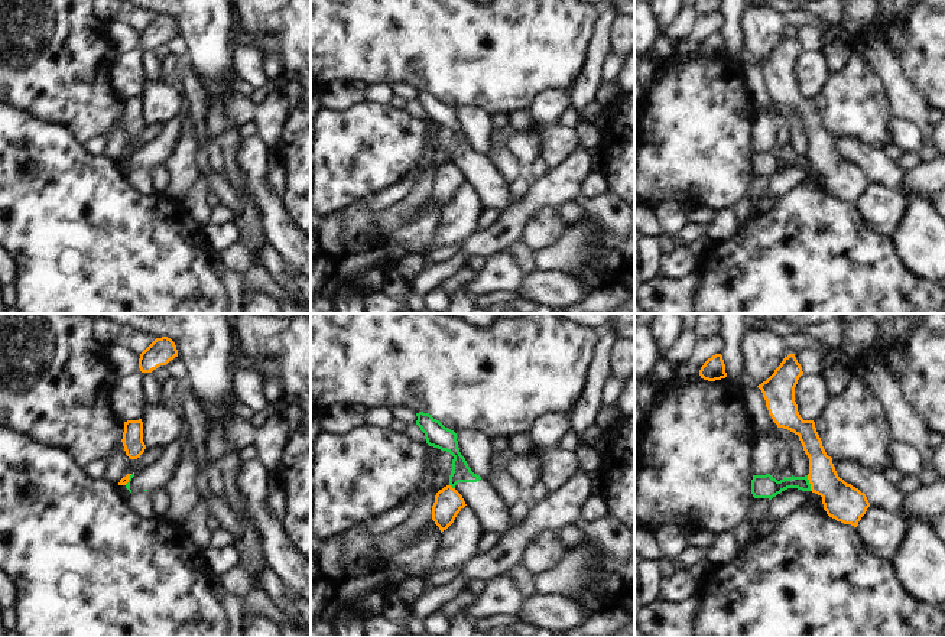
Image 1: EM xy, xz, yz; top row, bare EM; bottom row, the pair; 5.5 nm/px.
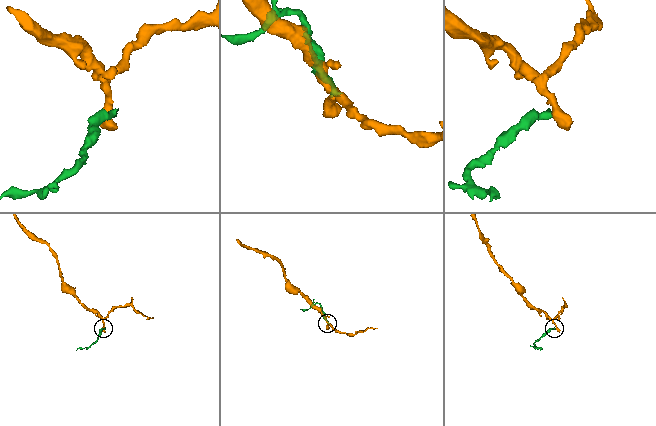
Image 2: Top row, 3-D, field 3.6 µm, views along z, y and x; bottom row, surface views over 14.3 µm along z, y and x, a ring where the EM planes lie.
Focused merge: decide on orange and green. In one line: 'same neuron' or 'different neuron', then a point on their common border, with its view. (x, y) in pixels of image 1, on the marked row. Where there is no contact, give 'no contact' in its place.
different neuron | yz (809, 483)

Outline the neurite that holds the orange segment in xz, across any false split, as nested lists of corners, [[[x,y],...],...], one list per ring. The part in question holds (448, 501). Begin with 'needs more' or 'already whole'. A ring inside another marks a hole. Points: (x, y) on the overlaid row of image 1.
already whole | [[[446,485],[436,493],[432,506],[432,520],[439,527],[441,533],[454,523],[457,514],[465,506],[462,495],[451,485]]]

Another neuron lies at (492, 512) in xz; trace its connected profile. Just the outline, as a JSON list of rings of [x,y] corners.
[[[419,412],[416,416],[416,425],[425,433],[426,443],[454,456],[449,485],[462,495],[465,504],[477,516],[483,530],[491,532],[499,537],[507,534],[517,524],[510,516],[510,506],[496,494],[486,478],[471,471],[459,452],[457,433],[429,413]]]

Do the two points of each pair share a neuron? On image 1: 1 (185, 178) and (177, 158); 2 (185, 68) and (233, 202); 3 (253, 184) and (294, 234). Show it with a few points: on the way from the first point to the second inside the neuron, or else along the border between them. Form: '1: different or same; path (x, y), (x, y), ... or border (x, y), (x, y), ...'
1: same; path (182, 174), (181, 162)
2: same; path (195, 101), (200, 126), (200, 155), (204, 169)
3: same; path (262, 197), (281, 221)

